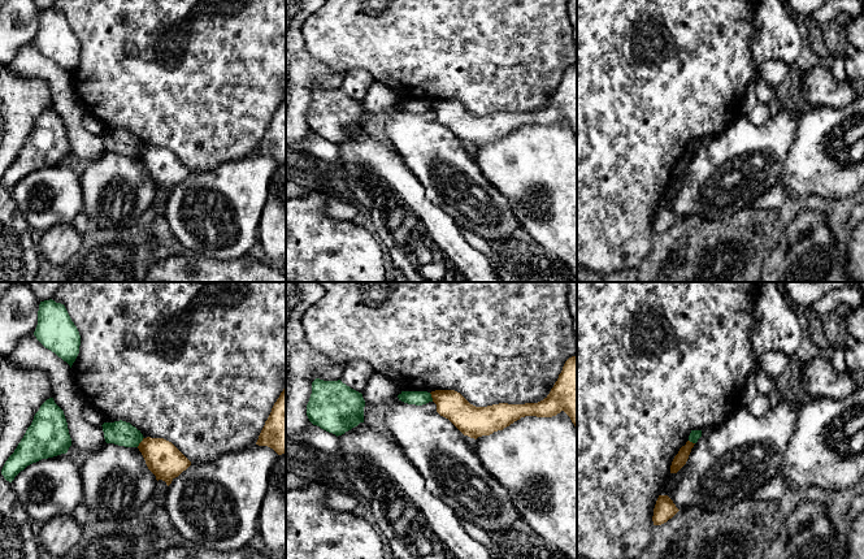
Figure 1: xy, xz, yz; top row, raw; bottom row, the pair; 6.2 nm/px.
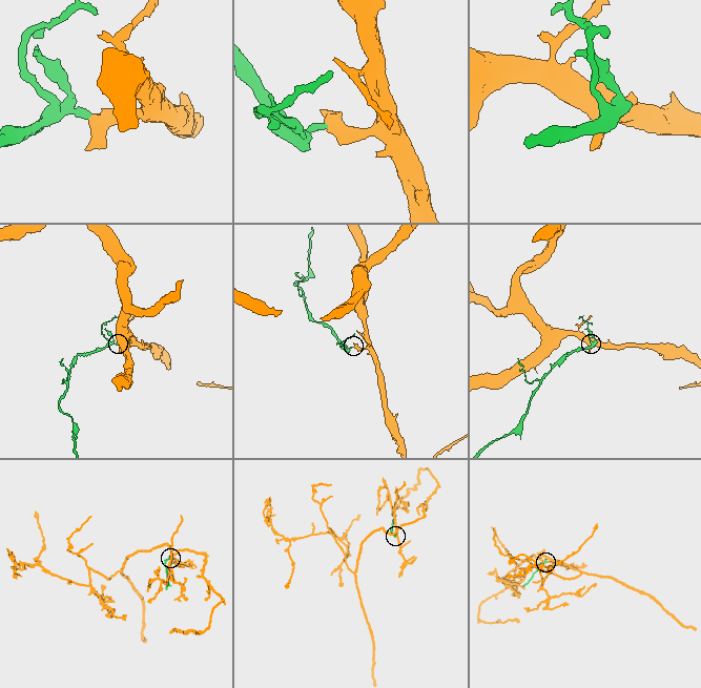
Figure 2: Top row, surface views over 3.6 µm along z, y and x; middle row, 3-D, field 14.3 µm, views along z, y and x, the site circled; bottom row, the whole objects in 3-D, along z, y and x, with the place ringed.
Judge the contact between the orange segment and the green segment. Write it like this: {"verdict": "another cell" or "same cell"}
{"verdict": "another cell"}

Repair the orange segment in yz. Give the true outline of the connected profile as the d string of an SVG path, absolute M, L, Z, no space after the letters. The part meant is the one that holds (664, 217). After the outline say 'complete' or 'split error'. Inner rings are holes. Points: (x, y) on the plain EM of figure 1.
M659 204L655 217L652 230L654 234L661 234L672 228L680 218L676 216L673 209L668 204Z; complete

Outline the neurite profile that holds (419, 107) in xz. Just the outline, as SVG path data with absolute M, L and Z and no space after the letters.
M401 100L398 107L404 112L416 114L422 114L433 110L431 103L427 100Z

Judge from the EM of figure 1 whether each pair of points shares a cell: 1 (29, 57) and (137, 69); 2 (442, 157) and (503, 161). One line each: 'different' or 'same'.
1: different
2: different

